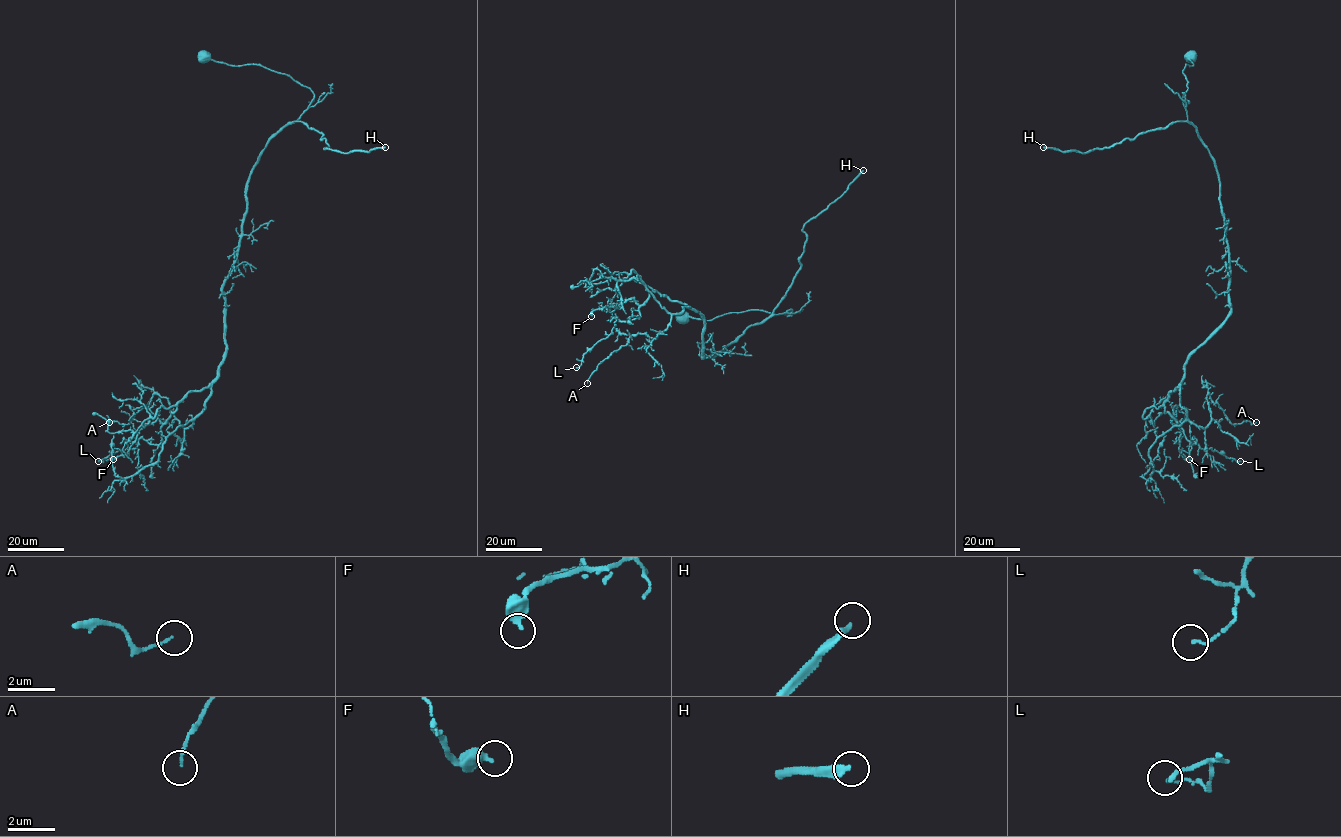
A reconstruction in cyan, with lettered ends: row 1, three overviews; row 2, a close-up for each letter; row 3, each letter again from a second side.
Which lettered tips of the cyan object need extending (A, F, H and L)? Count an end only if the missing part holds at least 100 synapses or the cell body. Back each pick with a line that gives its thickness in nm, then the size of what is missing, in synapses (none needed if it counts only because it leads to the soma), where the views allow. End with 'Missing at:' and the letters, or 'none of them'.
H: Thickness 240 nm. Roughly 300 synapses
Missing at: H

